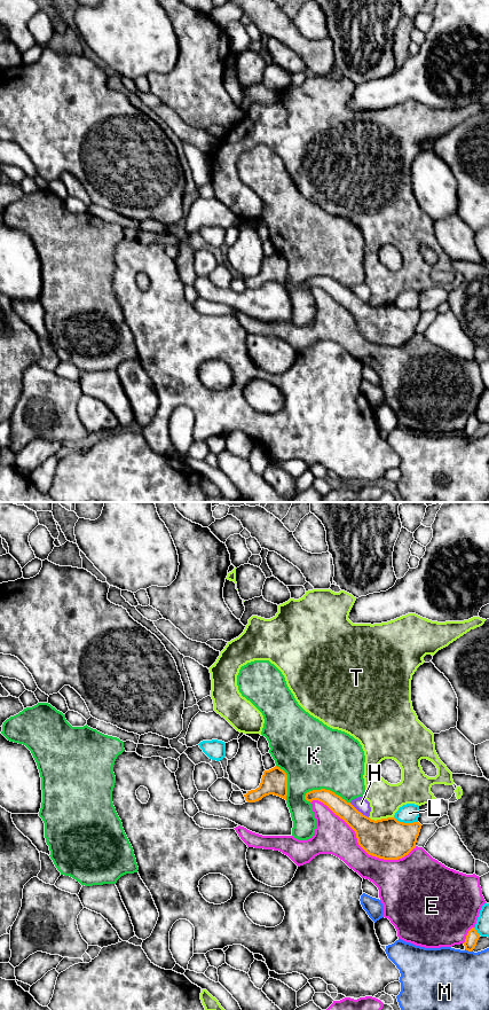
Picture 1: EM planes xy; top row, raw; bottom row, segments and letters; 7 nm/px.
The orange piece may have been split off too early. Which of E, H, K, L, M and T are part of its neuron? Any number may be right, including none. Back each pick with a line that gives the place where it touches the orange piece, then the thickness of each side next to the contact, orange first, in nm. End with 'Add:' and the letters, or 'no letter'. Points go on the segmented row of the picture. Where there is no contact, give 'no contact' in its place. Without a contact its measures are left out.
Add: no letter

